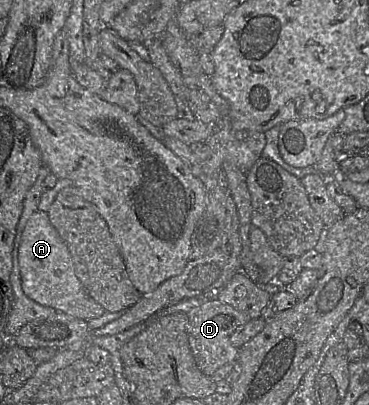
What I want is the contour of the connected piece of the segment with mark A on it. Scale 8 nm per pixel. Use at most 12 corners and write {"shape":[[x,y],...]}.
{"shape":[[36,210],[22,232],[23,292],[87,323],[105,313]]}

